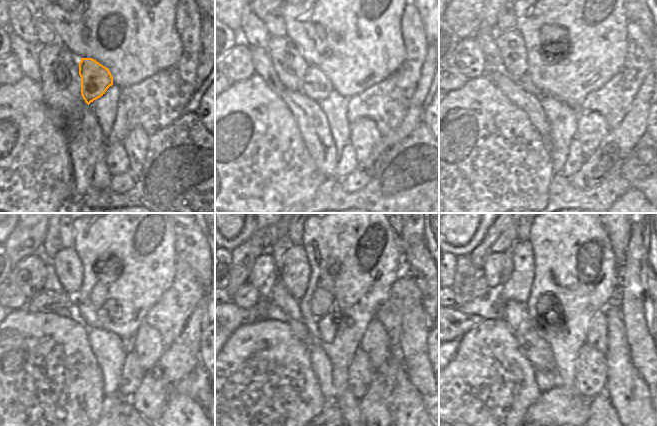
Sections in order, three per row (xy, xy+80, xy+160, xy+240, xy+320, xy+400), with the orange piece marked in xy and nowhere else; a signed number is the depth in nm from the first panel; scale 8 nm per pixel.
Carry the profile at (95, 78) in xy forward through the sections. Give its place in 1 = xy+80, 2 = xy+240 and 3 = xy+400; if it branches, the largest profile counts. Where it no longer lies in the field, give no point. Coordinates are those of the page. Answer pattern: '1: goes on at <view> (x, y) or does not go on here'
1: goes on at xy+80 (316, 86)
2: goes on at xy+240 (45, 302)
3: goes on at xy+400 (459, 323)

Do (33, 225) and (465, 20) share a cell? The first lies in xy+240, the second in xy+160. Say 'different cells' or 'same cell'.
same cell

